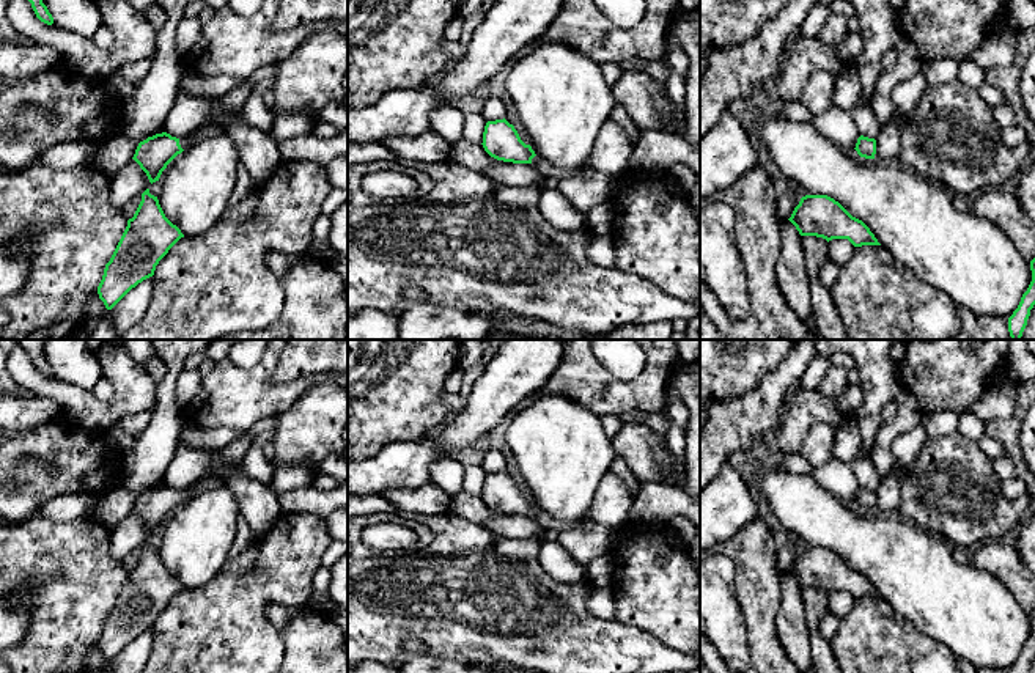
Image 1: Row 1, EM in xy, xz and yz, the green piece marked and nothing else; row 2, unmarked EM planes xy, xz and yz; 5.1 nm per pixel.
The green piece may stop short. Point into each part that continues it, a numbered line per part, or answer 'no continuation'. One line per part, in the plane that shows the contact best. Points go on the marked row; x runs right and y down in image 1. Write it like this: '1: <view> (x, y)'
1: xy (208, 131)

